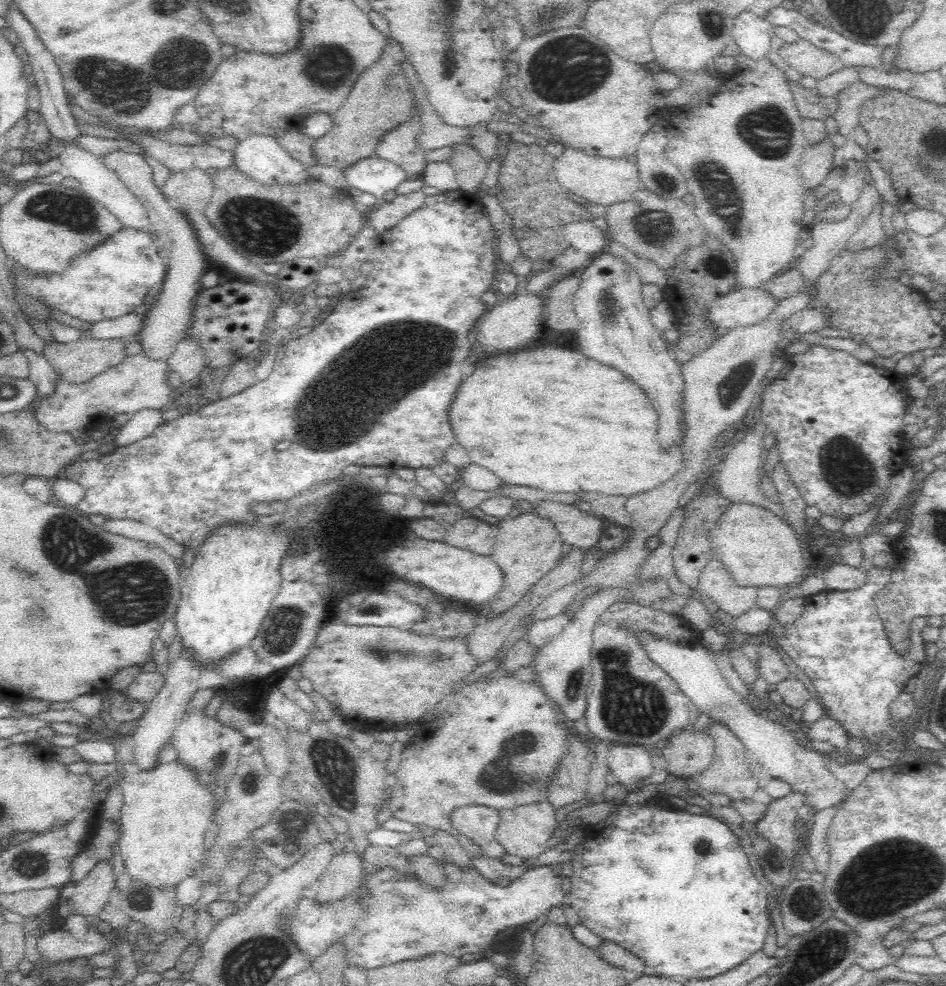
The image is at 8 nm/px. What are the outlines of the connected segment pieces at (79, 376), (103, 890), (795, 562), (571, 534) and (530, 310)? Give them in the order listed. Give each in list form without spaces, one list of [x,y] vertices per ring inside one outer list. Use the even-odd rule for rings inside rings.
[[[84,333],[78,340],[67,342],[66,344],[57,343],[56,341],[45,341],[42,355],[59,376],[63,376],[68,382],[80,384],[90,380],[90,378],[94,378],[96,374],[104,372],[107,368],[120,364],[127,355],[124,350],[125,341],[122,338],[98,339],[88,333]]]
[[[104,861],[95,865],[95,867],[86,875],[86,878],[77,882],[74,896],[67,900],[66,916],[82,915],[96,916],[103,911],[108,904],[108,898],[115,888],[116,880],[112,872],[114,862]]]
[[[731,503],[710,530],[708,540],[715,558],[742,586],[775,586],[787,590],[806,574],[799,537],[785,520],[752,504]]]
[[[550,500],[540,502],[539,505],[533,506],[532,510],[537,510],[540,517],[550,519],[566,544],[578,549],[590,550],[600,542],[604,523],[602,518],[594,513],[582,512],[571,503]]]
[[[522,289],[508,299],[500,299],[499,302],[488,310],[477,320],[473,331],[473,344],[480,345],[481,349],[492,356],[498,352],[510,352],[520,350],[526,344],[530,344],[536,336],[540,336],[542,319],[545,315],[545,294],[529,294]]]

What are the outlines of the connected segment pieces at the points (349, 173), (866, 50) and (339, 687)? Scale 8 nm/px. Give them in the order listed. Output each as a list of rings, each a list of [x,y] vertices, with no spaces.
[[[376,155],[355,162],[345,168],[347,183],[354,188],[373,194],[376,199],[393,190],[408,174],[394,162],[383,160]]]
[[[782,6],[772,8],[765,20],[773,27],[786,26],[787,28],[792,28],[792,30],[798,33],[800,39],[808,40],[817,48],[834,54],[845,66],[882,68],[882,64],[884,63],[882,60],[884,50],[880,50],[870,44],[855,42],[842,36],[842,34],[839,34],[832,28],[827,29],[826,27],[822,27],[805,14],[800,13],[796,8],[786,9],[782,8]]]
[[[337,617],[326,619],[314,639],[314,646],[300,662],[301,676],[310,680],[314,691],[334,704],[337,714],[351,726],[371,732],[372,728],[404,729],[408,722],[414,722],[434,704],[448,698],[454,685],[478,666],[467,643],[458,639],[417,636],[408,629],[399,630],[388,626],[347,626]]]

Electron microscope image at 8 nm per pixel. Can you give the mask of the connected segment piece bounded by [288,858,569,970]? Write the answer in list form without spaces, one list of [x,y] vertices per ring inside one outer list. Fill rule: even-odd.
[[[443,860],[440,863],[443,863],[443,871],[447,876],[446,884],[443,884],[444,888],[442,890],[432,890],[432,888],[422,888],[420,884],[418,884],[417,877],[408,877],[408,875],[404,875],[402,871],[396,871],[396,869],[392,869],[390,867],[382,867],[380,870],[374,872],[374,870],[370,870],[370,874],[365,876],[366,880],[366,888],[370,890],[370,898],[366,898],[366,900],[360,900],[356,894],[348,895],[346,900],[342,899],[336,902],[336,904],[332,904],[332,906],[320,906],[320,904],[316,904],[314,900],[310,900],[308,897],[302,897],[300,900],[300,904],[298,904],[298,910],[296,910],[296,914],[294,914],[294,918],[288,922],[288,932],[290,932],[290,936],[292,936],[294,942],[298,944],[298,948],[302,948],[302,952],[308,952],[310,954],[310,960],[314,960],[315,957],[320,956],[326,948],[330,947],[330,944],[334,944],[334,942],[342,942],[344,946],[346,946],[346,950],[348,950],[347,962],[350,965],[356,965],[356,967],[360,967],[362,969],[376,969],[386,964],[395,964],[398,960],[412,960],[416,958],[420,958],[420,956],[426,956],[426,954],[434,954],[434,952],[446,952],[446,954],[451,954],[455,956],[457,959],[462,956],[462,954],[474,954],[483,952],[485,949],[489,947],[489,942],[492,937],[496,934],[496,932],[500,932],[500,930],[504,930],[504,928],[512,928],[512,926],[518,926],[518,924],[527,924],[532,922],[532,920],[536,920],[542,914],[545,914],[547,910],[550,910],[552,907],[558,907],[564,904],[569,904],[568,894],[562,889],[562,876],[560,873],[555,873],[553,866],[549,864],[542,864],[542,866],[531,866],[524,870],[522,876],[518,876],[512,880],[512,882],[508,886],[500,886],[496,883],[490,883],[490,881],[484,879],[476,869],[468,869],[464,871],[460,869],[460,867],[454,865],[454,863],[448,863],[448,861]]]

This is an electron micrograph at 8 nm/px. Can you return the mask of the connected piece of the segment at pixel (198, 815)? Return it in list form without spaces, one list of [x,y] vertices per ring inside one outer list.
[[[180,761],[170,764],[158,764],[154,770],[139,771],[122,778],[122,810],[120,812],[121,835],[119,838],[119,856],[132,881],[138,881],[150,887],[163,889],[174,887],[182,878],[190,876],[198,866],[204,854],[204,830],[210,826],[210,814],[214,808],[214,796],[204,786],[197,774],[185,768]]]

